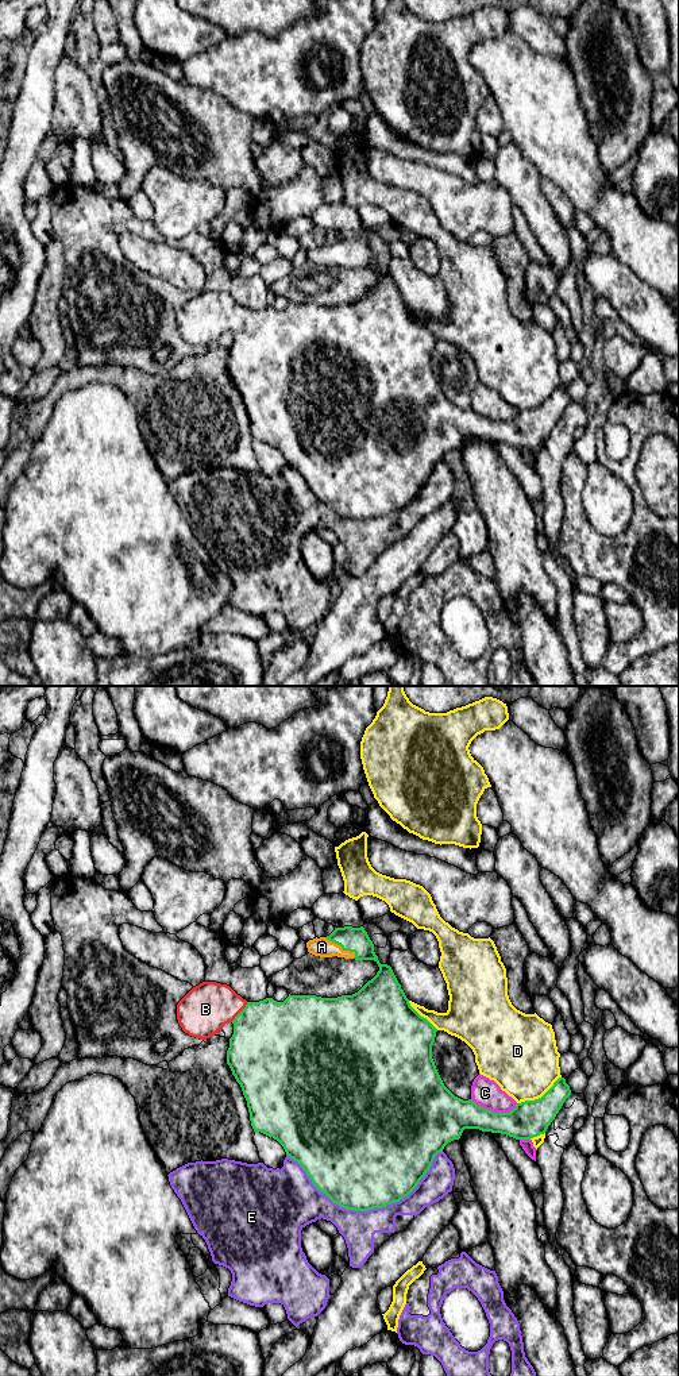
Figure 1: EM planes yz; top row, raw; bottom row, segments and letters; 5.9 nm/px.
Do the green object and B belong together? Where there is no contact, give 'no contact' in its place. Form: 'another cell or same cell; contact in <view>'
same cell; contact in yz

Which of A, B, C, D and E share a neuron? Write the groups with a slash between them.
A B / C / D / E

